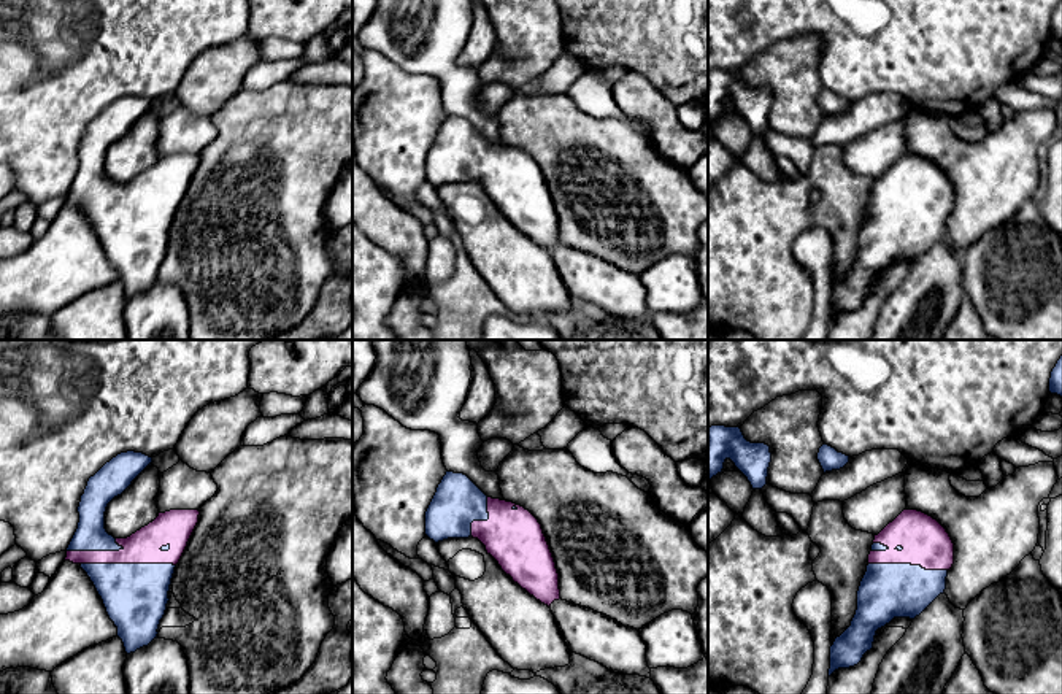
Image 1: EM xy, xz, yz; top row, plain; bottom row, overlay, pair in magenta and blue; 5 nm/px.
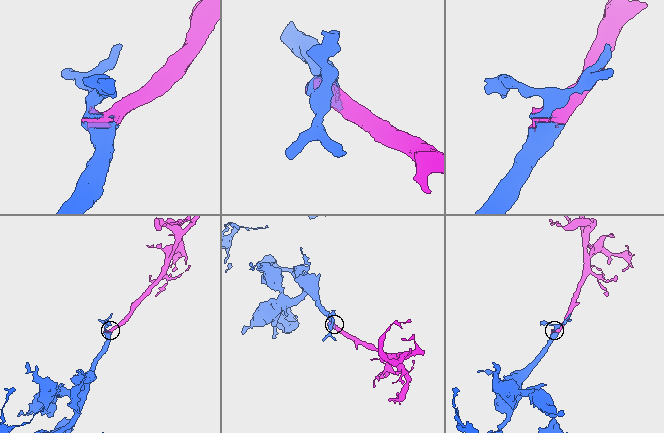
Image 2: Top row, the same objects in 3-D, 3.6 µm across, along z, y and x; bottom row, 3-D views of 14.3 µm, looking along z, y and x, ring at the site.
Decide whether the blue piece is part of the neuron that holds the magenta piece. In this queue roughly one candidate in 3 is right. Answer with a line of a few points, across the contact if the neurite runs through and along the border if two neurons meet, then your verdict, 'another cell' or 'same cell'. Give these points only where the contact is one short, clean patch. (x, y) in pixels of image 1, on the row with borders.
same cell

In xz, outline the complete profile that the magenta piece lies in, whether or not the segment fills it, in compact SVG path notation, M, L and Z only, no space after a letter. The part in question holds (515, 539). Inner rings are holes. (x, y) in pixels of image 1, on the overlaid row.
M446 472L425 511L425 535L435 543L478 538L502 570L541 603L560 599L559 573L538 519L524 507L487 497L467 475Z

